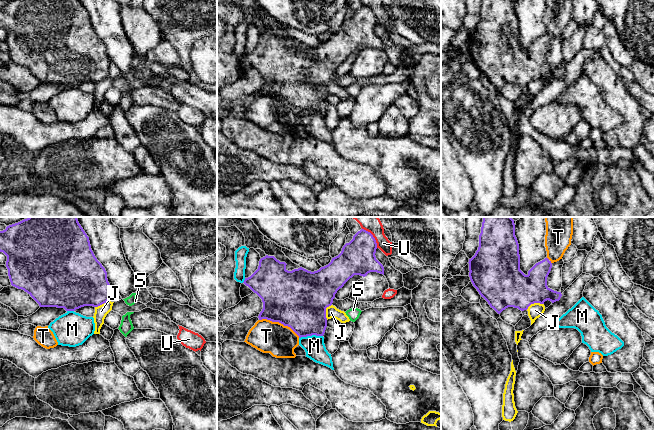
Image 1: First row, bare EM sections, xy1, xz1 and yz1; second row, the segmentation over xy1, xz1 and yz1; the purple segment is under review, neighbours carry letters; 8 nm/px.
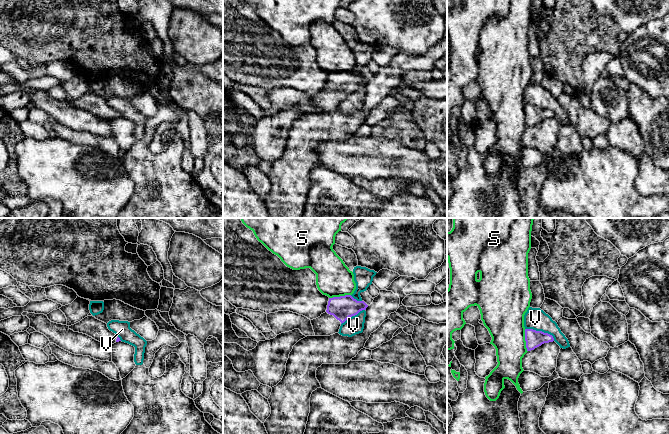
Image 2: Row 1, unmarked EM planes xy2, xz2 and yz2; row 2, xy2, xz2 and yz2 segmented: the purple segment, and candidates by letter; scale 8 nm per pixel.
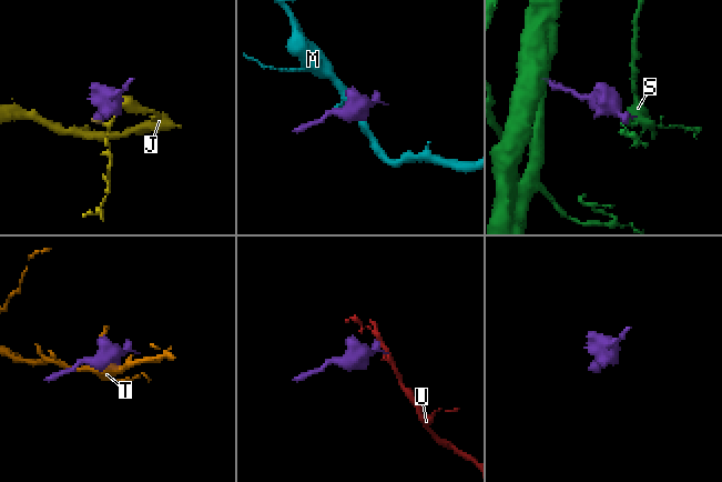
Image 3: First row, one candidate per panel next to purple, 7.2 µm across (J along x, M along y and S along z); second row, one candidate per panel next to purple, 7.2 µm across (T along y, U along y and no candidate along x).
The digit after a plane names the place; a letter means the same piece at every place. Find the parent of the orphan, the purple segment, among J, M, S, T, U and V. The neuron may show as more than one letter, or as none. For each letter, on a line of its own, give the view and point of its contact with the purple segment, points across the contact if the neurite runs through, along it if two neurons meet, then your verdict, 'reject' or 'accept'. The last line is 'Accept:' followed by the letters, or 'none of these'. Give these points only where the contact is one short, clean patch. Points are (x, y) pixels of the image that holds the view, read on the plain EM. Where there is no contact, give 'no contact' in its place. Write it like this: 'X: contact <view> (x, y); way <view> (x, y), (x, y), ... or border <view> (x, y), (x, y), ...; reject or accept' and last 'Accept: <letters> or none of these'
J: contact yz1 (534, 78); border yz1 (543, 79), (532, 79), (526, 85); reject
M: contact xz1 (310, 111); reject
S: contact yz2 (525, 116); border yz2 (524, 105), (527, 127); reject
T: contact xz1 (279, 98); reject
U: contact xz1 (372, 12); reject
V: contact yz2 (541, 107); border yz2 (525, 104), (547, 108), (554, 116); reject
Accept: none of these

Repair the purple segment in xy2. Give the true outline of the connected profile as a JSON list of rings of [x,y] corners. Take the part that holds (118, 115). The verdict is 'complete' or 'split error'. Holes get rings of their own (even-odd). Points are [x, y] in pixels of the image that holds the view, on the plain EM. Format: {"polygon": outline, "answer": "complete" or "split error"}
{"polygon": [[[87,92],[80,98],[69,102],[74,108],[86,110],[93,115],[105,120],[114,120],[121,117],[120,114],[110,107],[107,100],[93,92]]], "answer": "split error"}

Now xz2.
{"polygon": [[[351,71],[329,74],[326,88],[311,96],[315,112],[338,109],[342,99],[367,83],[364,77],[357,77]]], "answer": "split error"}

